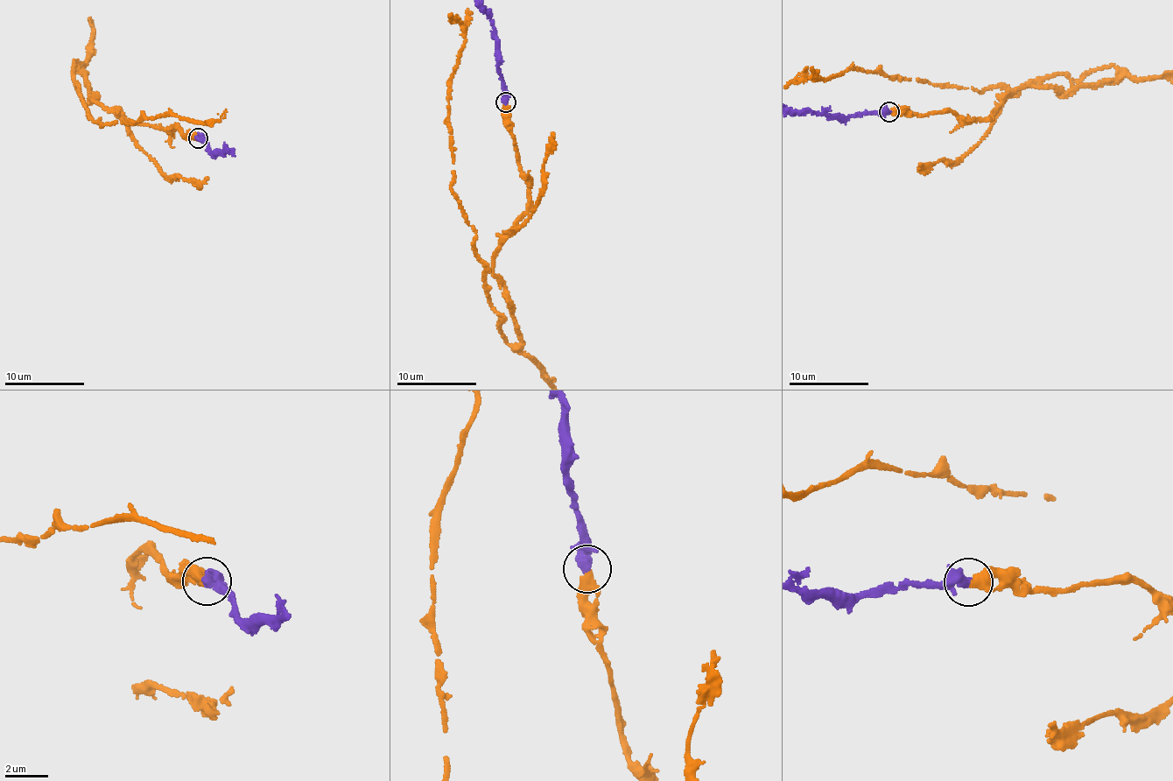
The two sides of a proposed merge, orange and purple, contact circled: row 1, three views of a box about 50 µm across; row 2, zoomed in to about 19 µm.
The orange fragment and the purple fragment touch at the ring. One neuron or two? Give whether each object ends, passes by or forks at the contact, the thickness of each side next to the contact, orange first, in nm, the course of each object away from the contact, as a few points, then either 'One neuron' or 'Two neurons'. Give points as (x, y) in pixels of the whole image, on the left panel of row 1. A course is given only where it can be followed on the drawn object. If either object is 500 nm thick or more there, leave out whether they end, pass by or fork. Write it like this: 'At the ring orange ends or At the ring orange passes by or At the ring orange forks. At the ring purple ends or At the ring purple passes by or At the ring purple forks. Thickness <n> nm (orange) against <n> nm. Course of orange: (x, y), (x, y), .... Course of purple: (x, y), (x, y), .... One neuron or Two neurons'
At the ring orange passes by. At the ring purple passes by. Thickness 320 nm (orange) against 340 nm. Course of purple: (199, 137), (207, 142), (209, 151), (222, 156), (225, 151), (235, 154), (232, 158), (234, 152). One neuron

